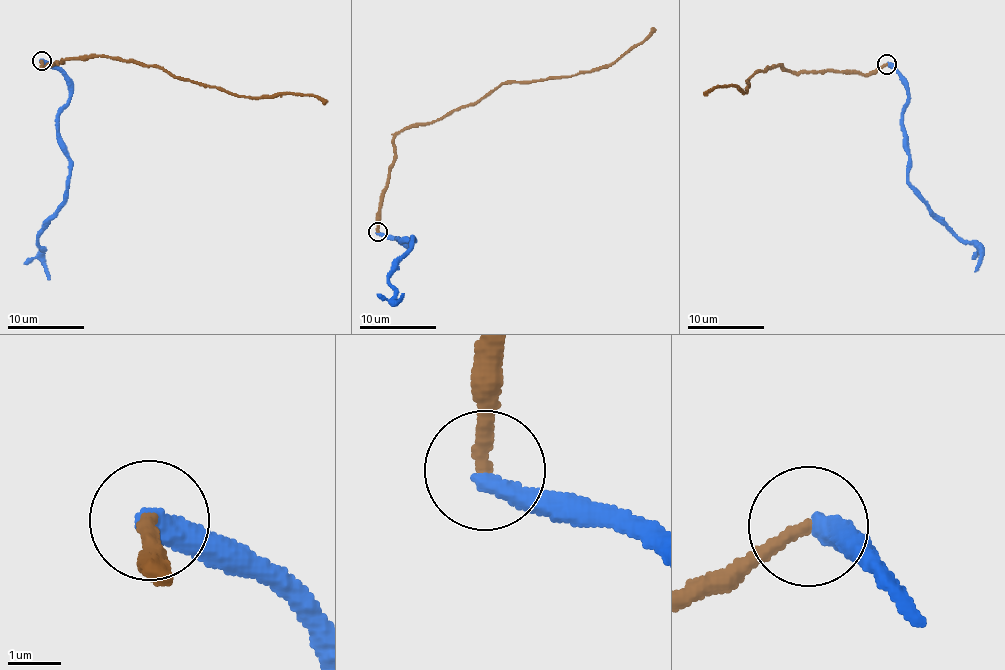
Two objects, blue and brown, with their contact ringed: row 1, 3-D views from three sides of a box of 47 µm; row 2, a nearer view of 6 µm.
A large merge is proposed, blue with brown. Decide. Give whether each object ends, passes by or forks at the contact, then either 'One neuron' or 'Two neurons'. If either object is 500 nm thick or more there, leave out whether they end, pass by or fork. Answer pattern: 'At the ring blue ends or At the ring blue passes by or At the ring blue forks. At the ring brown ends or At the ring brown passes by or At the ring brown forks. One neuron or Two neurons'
At the ring blue ends. At the ring brown ends. Two neurons

